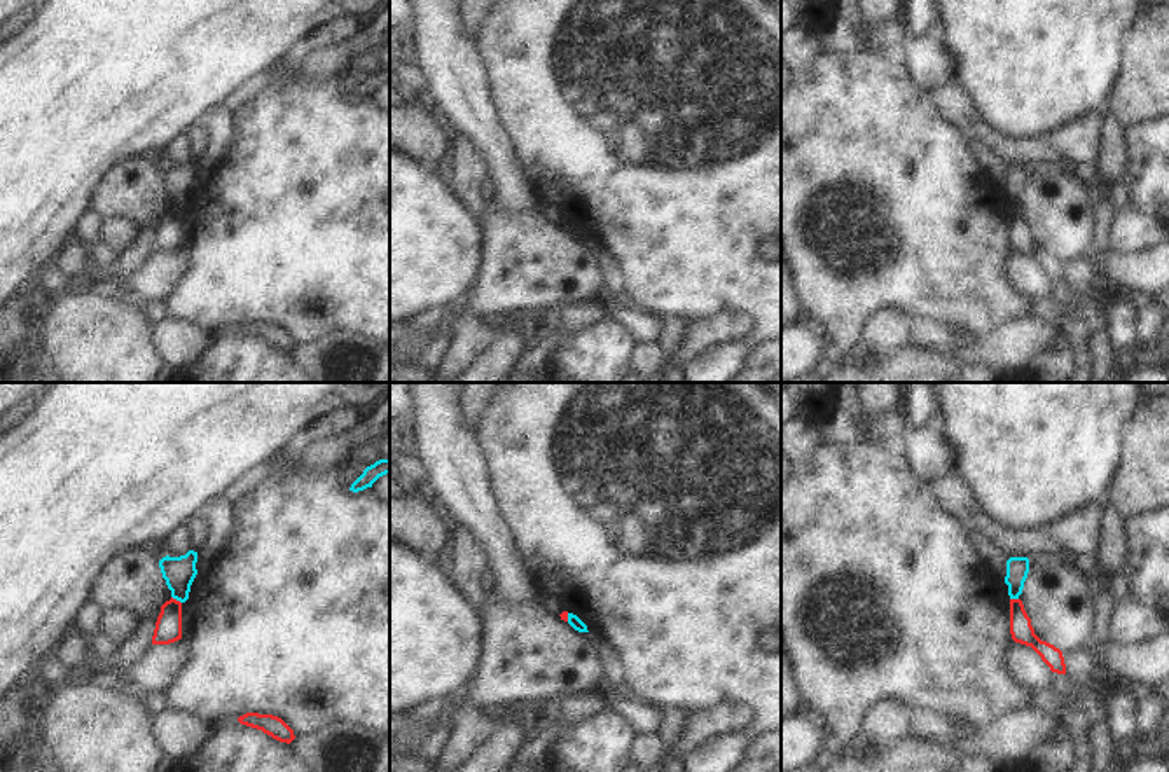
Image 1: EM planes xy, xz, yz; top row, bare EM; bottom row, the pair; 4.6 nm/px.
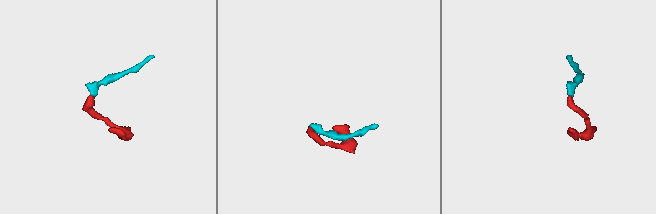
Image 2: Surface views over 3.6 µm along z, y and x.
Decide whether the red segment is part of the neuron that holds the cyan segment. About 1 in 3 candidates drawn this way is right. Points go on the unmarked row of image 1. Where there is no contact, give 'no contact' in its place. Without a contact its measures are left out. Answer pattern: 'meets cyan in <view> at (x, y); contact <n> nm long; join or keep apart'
meets cyan in xy at (177, 208); contact 60 nm long; keep apart

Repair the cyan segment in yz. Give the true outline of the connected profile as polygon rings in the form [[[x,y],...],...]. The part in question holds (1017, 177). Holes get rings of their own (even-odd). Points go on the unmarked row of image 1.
[[[1010,166],[1006,169],[1005,192],[1008,194],[1010,208],[1019,208],[1019,204],[1022,203],[1027,182],[1029,182],[1029,168],[1027,166]]]

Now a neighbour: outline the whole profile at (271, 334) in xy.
[[[246,321],[239,325],[238,330],[241,334],[262,339],[280,351],[290,353],[295,348],[294,339],[281,327],[273,323]]]

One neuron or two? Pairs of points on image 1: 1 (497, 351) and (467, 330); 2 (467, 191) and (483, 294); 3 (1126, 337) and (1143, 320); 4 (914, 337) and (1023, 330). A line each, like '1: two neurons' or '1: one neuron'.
1: two neurons
2: two neurons
3: two neurons
4: one neuron

